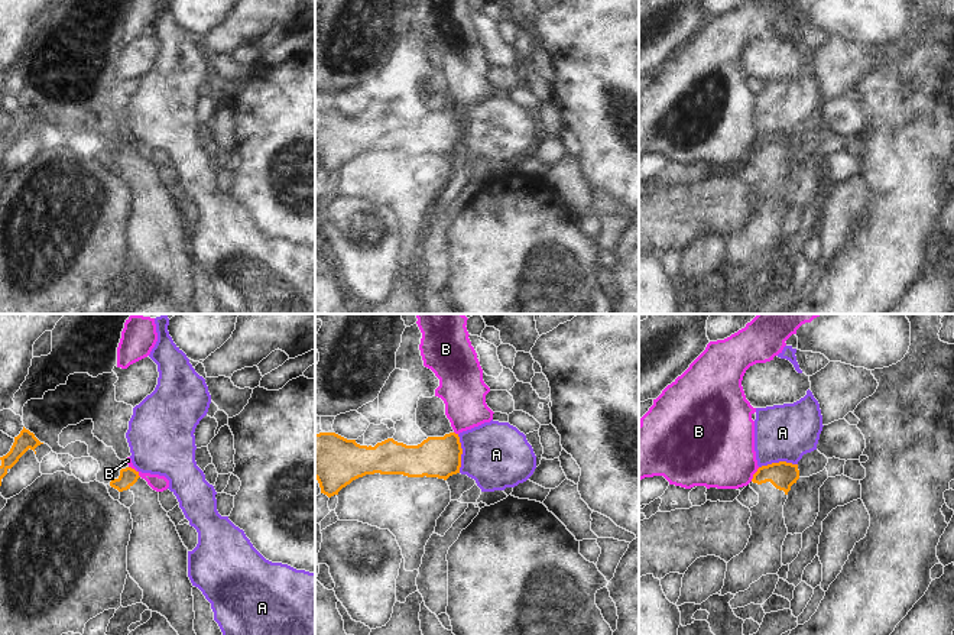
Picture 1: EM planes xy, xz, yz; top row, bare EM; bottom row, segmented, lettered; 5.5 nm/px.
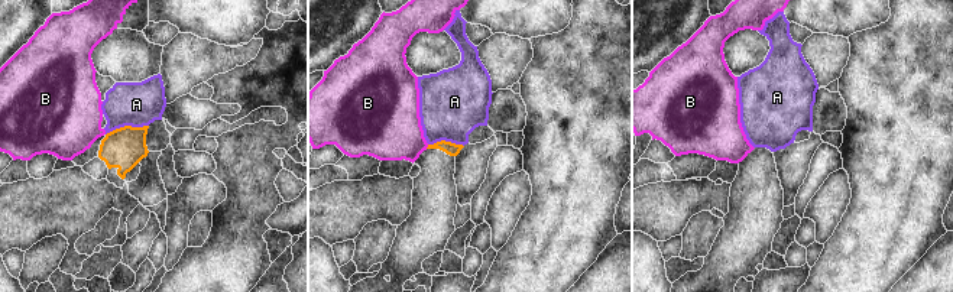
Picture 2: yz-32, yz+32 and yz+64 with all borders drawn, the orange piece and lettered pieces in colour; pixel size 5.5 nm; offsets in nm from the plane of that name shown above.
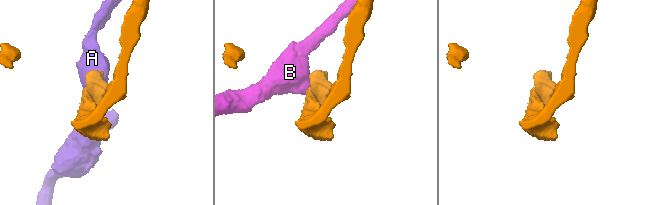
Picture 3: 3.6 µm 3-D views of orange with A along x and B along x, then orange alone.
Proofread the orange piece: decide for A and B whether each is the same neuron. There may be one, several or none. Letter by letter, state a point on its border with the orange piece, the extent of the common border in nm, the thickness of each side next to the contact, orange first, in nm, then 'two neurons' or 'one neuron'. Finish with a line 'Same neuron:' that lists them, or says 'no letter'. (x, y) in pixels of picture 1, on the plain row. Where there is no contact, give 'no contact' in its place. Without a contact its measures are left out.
A: xz (461, 129) | 220 nm | 220/360 nm | two neurons
B: yz (753, 151) | 90 nm | 150/420 nm | two neurons
Same neuron: no letter

